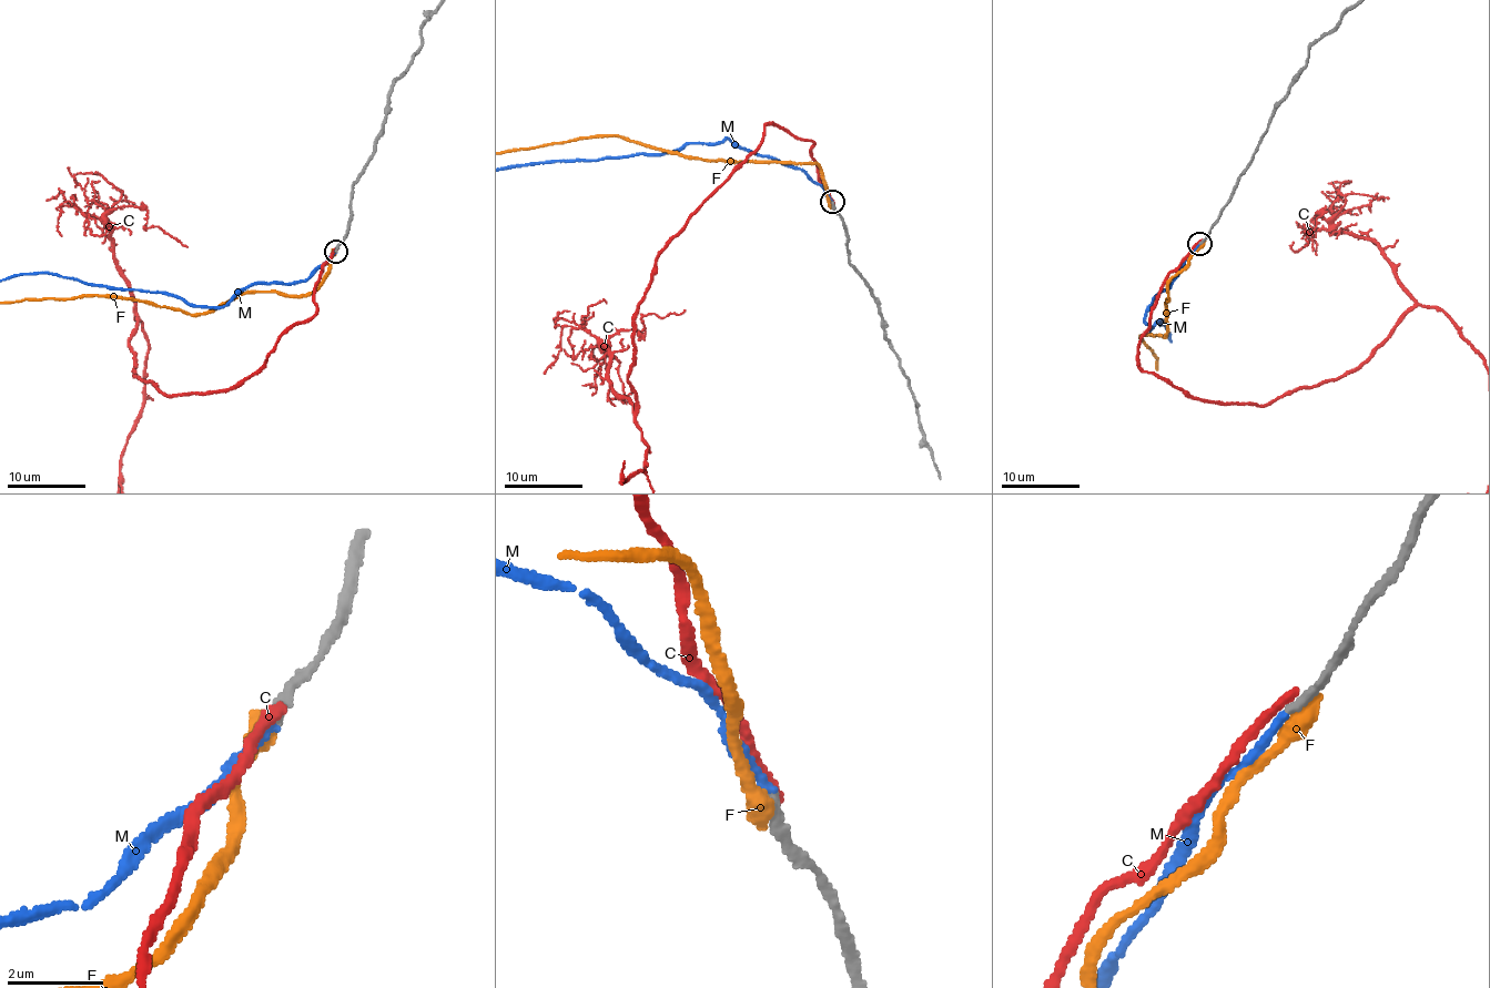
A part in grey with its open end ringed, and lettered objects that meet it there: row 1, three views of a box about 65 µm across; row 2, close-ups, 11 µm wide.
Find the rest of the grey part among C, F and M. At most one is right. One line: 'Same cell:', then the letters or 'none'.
Same cell: M

